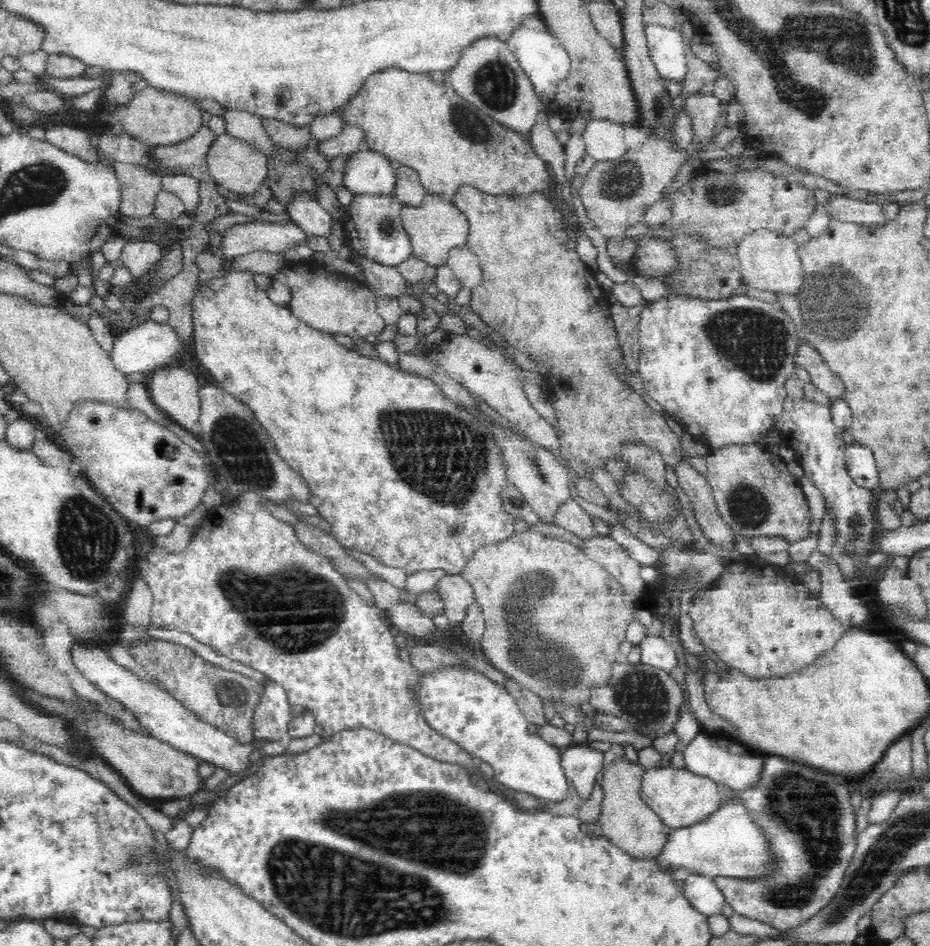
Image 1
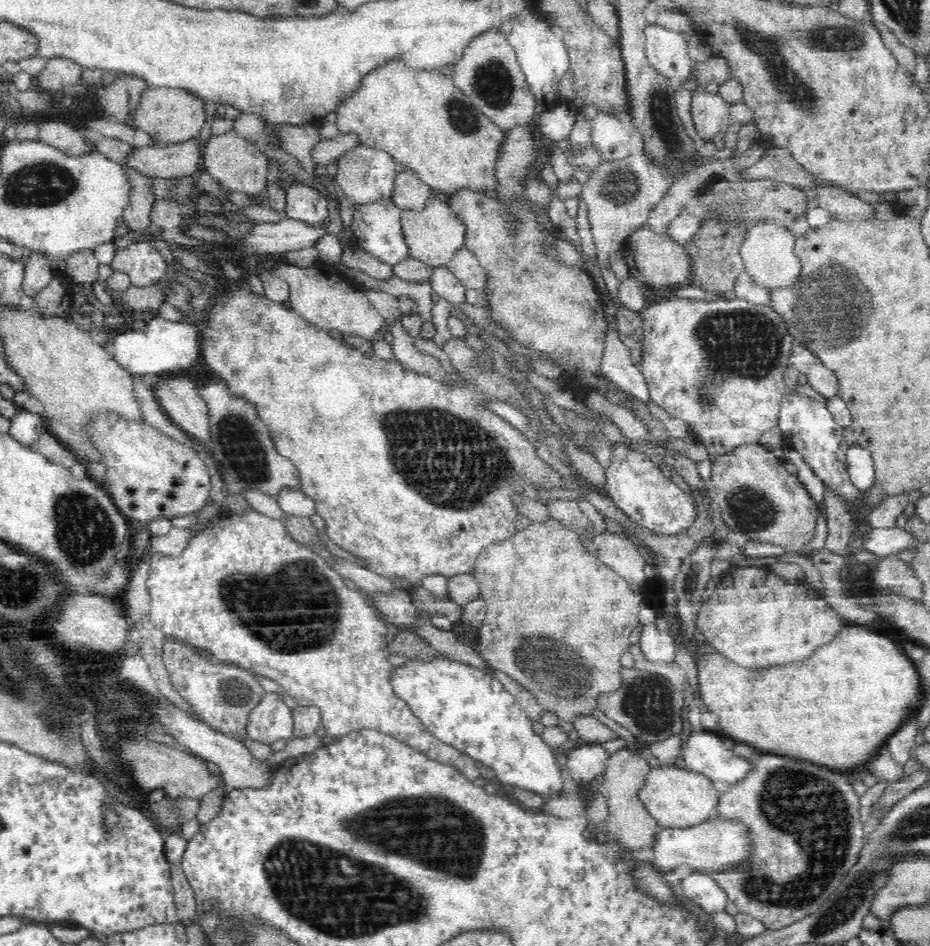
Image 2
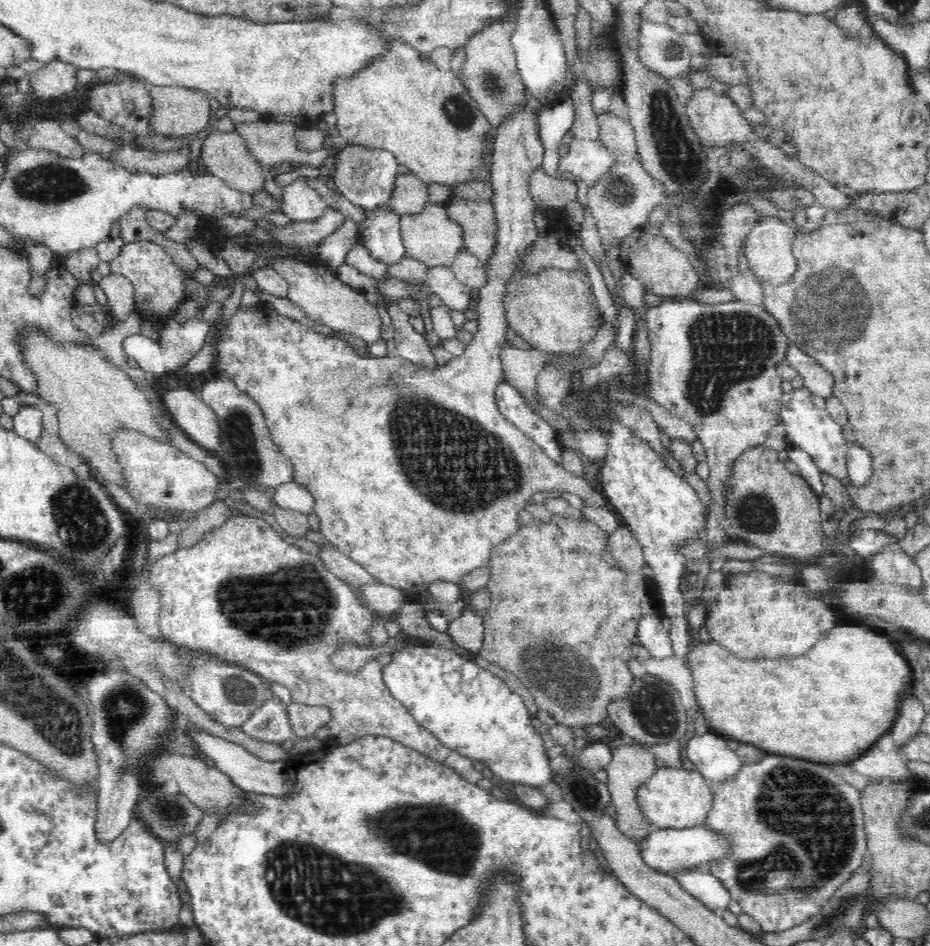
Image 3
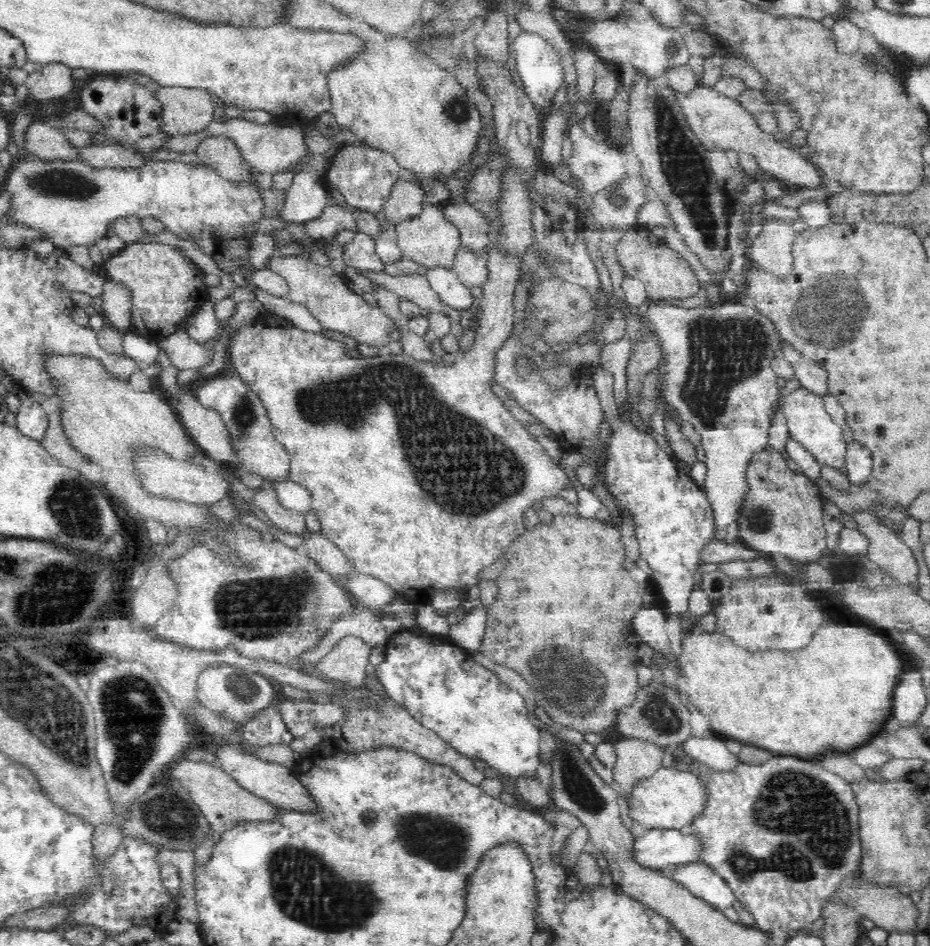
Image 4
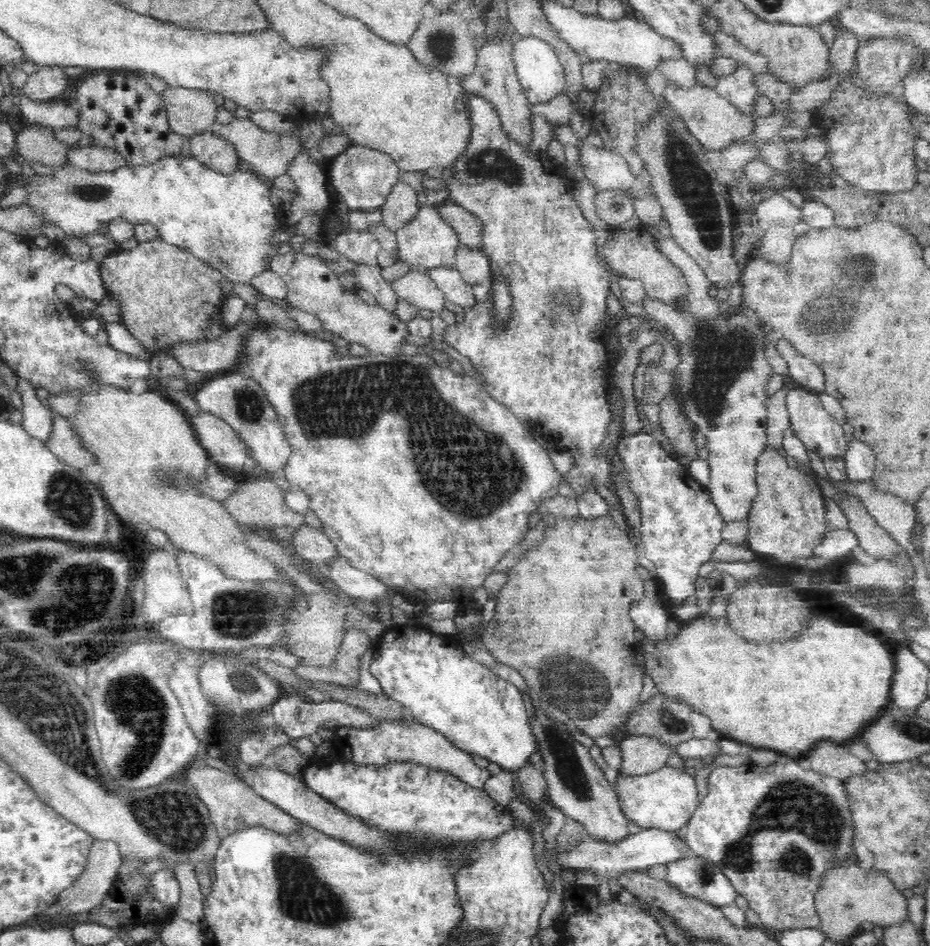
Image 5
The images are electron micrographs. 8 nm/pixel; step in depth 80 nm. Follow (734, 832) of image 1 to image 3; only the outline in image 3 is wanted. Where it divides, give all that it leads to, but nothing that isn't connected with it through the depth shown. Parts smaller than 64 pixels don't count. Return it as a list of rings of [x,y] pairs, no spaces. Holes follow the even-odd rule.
[[[700,826],[680,830],[671,828],[655,828],[643,839],[642,842],[640,842],[639,846],[640,856],[644,859],[644,862],[653,869],[657,869],[659,872],[664,872],[666,874],[673,872],[673,870],[677,868],[688,869],[695,867],[706,867],[706,871],[708,871],[707,865],[710,860],[722,858],[722,856],[728,852],[728,849],[726,849],[728,848],[728,841],[726,841],[724,837],[720,837],[720,835],[716,835],[714,831]]]

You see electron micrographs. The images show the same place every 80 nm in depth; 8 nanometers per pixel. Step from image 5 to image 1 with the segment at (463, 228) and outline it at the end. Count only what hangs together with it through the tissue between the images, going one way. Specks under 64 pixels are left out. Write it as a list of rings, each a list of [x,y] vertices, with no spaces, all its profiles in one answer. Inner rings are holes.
[[[470,185],[460,186],[456,194],[450,200],[456,209],[462,211],[468,219],[469,234],[467,237],[466,246],[478,257],[483,274],[481,283],[474,287],[472,291],[472,306],[471,308],[478,312],[479,317],[494,330],[500,332],[514,348],[518,348],[522,352],[532,354],[532,358],[536,362],[546,362],[548,366],[552,366],[552,376],[550,376],[550,392],[554,396],[554,408],[558,414],[558,436],[560,436],[561,457],[565,460],[570,460],[570,468],[576,470],[576,474],[582,478],[586,474],[586,468],[604,467],[605,461],[612,458],[614,454],[620,454],[624,441],[636,441],[636,443],[644,443],[644,445],[656,449],[662,453],[664,463],[668,466],[675,467],[684,460],[682,457],[682,448],[680,445],[680,437],[671,432],[671,428],[664,420],[664,417],[656,412],[632,387],[626,382],[623,382],[614,370],[619,365],[624,365],[624,357],[622,349],[619,345],[619,338],[616,336],[616,329],[612,315],[610,314],[610,304],[607,298],[607,293],[600,287],[596,281],[595,273],[581,261],[579,254],[575,251],[568,252],[566,250],[566,222],[562,220],[560,209],[554,209],[552,202],[548,201],[544,194],[532,193],[531,195],[509,194],[508,196],[490,196],[476,187]]]

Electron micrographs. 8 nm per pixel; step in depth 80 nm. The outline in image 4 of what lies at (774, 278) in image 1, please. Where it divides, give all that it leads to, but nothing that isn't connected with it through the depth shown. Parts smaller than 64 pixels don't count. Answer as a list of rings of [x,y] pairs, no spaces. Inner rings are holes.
[[[768,221],[760,235],[752,240],[748,250],[748,262],[755,262],[770,274],[788,274],[792,272],[793,256],[791,253],[797,233],[793,225],[778,221]]]

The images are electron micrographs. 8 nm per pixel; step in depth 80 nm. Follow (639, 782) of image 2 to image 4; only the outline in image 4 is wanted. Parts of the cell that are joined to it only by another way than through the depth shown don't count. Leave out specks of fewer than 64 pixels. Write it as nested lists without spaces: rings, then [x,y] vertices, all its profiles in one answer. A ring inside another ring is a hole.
[[[625,738],[615,744],[617,759],[616,766],[613,768],[614,785],[619,793],[619,802],[621,806],[625,804],[630,796],[632,786],[642,780],[642,778],[650,778],[659,768],[662,768],[662,758],[665,749],[653,742],[648,742],[643,738]]]

